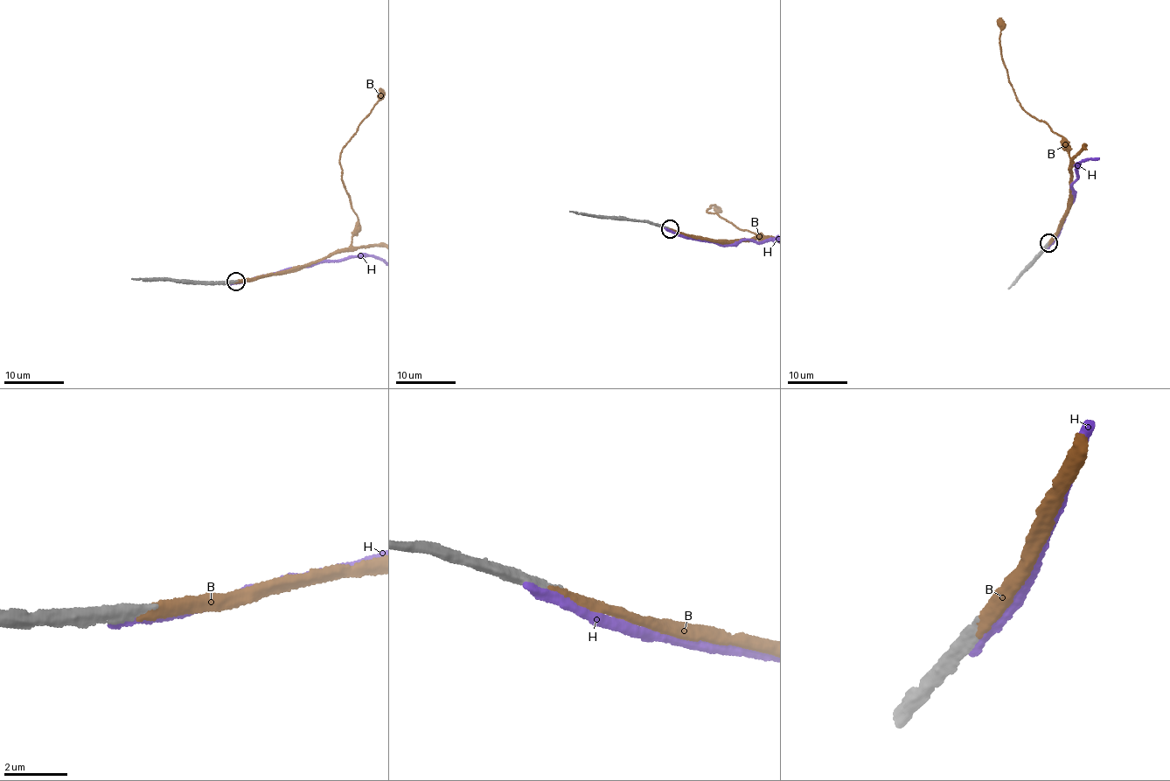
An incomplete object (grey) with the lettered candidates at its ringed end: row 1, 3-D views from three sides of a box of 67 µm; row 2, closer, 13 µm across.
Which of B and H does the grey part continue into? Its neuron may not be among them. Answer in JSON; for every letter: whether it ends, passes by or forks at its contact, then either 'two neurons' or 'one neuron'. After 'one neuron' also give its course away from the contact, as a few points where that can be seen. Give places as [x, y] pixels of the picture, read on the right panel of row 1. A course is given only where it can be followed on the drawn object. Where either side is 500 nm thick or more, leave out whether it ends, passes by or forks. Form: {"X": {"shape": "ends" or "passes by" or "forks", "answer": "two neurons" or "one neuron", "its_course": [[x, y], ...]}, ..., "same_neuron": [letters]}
{"B": {"shape": "ends", "answer": "one neuron"}, "H": {"shape": "ends", "answer": "two neurons"}, "same_neuron": ["B"]}

